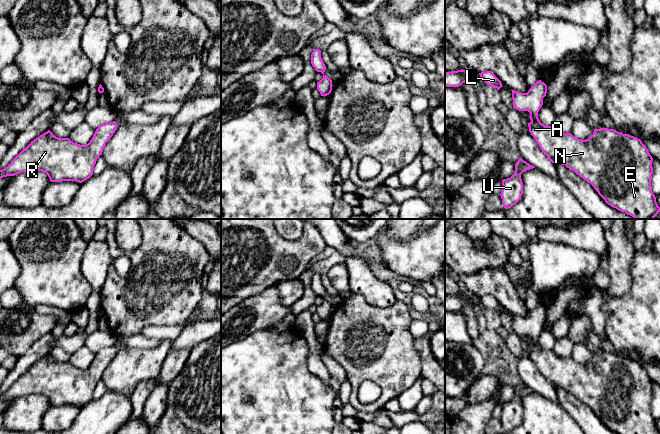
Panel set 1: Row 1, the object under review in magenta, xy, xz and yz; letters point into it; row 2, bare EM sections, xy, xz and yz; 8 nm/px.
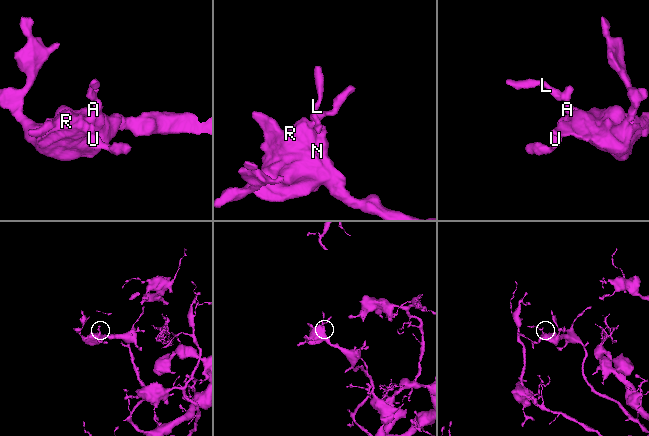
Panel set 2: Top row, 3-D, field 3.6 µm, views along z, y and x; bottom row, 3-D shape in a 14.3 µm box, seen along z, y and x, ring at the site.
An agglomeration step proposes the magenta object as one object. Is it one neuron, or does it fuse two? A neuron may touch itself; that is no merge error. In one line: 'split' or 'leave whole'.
leave whole

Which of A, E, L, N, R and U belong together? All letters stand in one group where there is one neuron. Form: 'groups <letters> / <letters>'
groups A E L N R U

